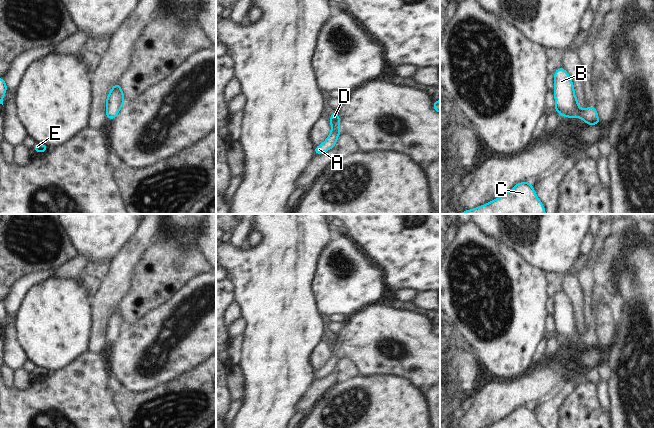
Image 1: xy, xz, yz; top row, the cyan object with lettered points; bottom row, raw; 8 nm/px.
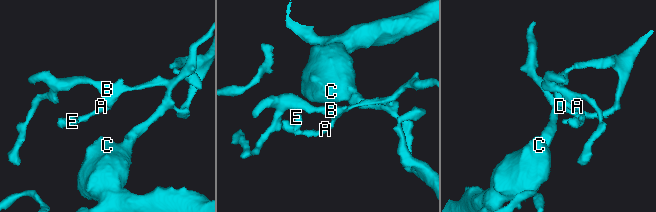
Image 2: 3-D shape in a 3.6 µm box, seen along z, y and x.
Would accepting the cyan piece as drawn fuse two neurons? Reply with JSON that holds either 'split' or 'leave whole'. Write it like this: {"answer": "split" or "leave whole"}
{"answer": "leave whole"}

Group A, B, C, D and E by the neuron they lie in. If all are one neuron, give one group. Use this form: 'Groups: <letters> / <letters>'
Groups: A B C D E.

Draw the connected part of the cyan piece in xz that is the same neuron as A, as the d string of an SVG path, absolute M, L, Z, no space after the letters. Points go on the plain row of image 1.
M336 335L331 336L330 343L331 353L330 359L328 362L319 370L315 371L314 378L322 378L327 376L331 372L336 370L336 365L340 359L340 340L336 337Z

